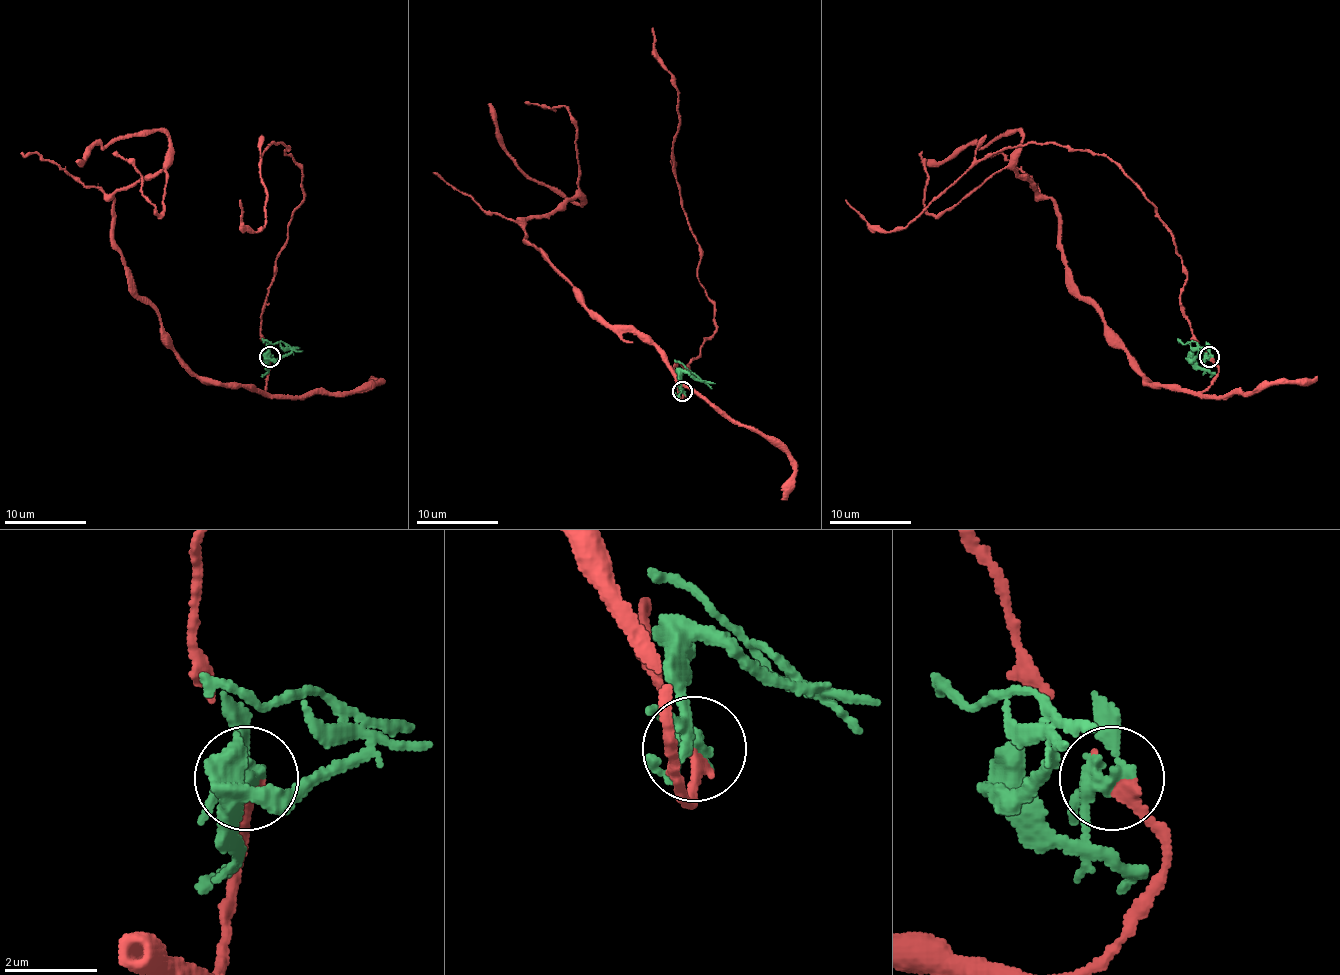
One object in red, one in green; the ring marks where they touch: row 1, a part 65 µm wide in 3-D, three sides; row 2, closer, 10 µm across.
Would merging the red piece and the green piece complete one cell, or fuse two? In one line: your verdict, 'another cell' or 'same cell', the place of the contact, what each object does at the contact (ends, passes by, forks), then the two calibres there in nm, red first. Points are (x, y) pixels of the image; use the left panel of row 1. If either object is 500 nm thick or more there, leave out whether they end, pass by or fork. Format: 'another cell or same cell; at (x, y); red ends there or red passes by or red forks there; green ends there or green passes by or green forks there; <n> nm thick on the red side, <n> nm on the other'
another cell; at (270, 357); red ends there; green forks there; 280 nm thick on the red side, 220 nm on the other

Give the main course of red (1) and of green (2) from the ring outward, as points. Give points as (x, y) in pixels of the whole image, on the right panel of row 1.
1: (1208, 357), (1218, 375), (1200, 392), (1149, 384), (1078, 292), (1060, 213), (1015, 168), (1019, 131), (921, 162)
2: (1208, 357), (1202, 367), (1192, 363), (1190, 361), (1196, 353), (1194, 349), (1178, 339)

